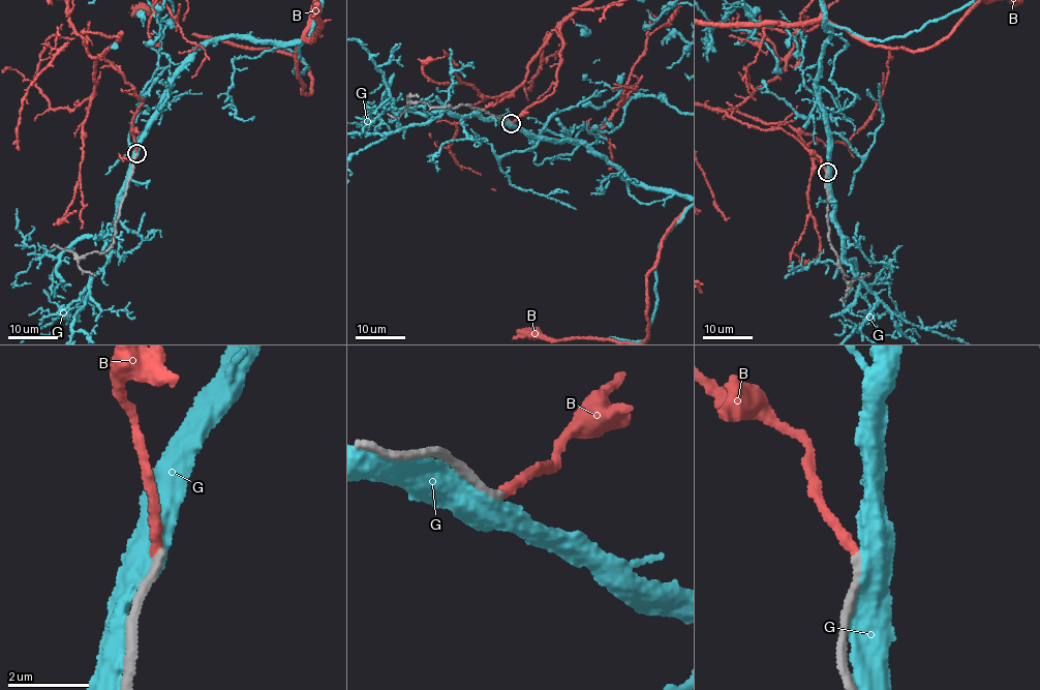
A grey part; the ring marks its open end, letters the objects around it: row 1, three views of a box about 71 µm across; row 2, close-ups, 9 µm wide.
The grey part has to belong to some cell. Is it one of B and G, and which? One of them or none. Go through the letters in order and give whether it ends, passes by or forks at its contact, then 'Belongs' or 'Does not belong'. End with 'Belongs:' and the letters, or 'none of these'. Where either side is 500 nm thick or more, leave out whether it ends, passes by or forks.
B: It ends there. Belongs
G: It passes by. Does not belong
Belongs: B

